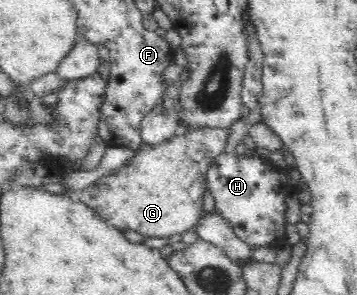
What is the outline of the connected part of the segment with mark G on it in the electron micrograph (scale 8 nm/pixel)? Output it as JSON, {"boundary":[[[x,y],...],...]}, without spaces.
{"boundary":[[[205,127],[176,132],[174,137],[158,145],[143,144],[121,168],[100,176],[92,185],[81,190],[79,202],[91,207],[96,215],[121,232],[137,231],[145,237],[169,238],[170,235],[182,235],[186,231],[195,230],[202,215],[207,169],[214,158],[224,153],[228,137],[228,128]]]}

